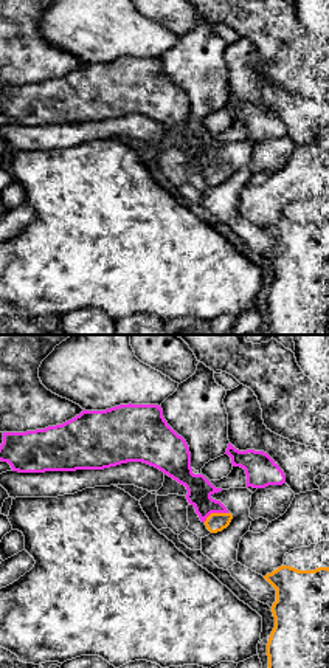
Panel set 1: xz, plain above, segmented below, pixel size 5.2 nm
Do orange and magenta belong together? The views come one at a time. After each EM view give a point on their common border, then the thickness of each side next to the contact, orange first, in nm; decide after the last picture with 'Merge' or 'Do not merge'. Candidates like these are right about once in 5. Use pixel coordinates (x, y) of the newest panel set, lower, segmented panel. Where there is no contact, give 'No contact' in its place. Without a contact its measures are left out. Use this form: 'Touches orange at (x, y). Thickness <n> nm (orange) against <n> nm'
Touches orange at (216, 513). Thickness 100 nm (orange) against 130 nm

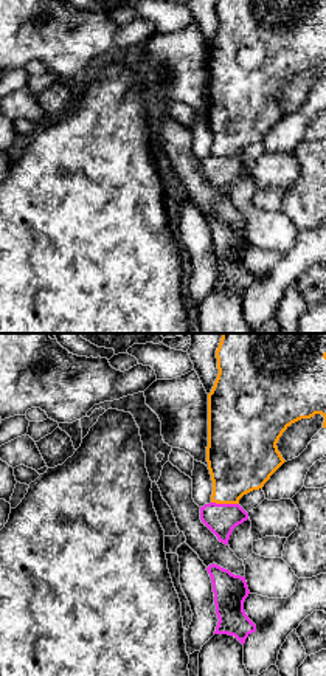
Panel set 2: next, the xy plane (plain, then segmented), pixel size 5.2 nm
Touches orange at (225, 503). Thickness 360 nm (orange) against 160 nm

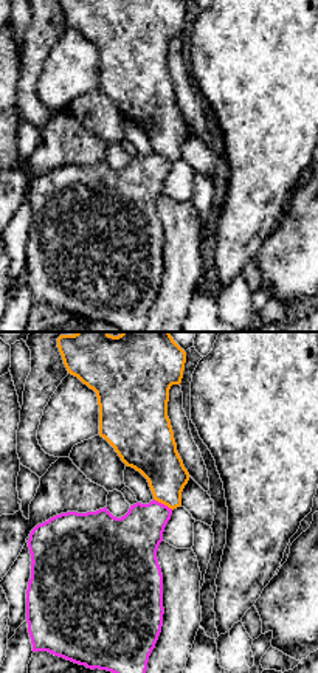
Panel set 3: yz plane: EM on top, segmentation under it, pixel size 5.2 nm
Touches orange at (163, 503). Thickness 240 nm (orange) against 280 nm

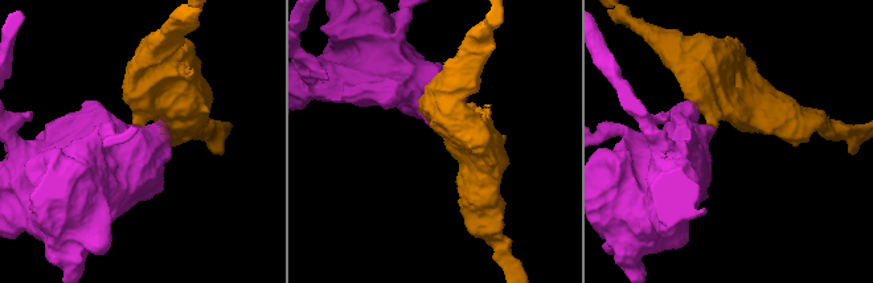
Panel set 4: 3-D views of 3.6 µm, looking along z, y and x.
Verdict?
Do not merge

